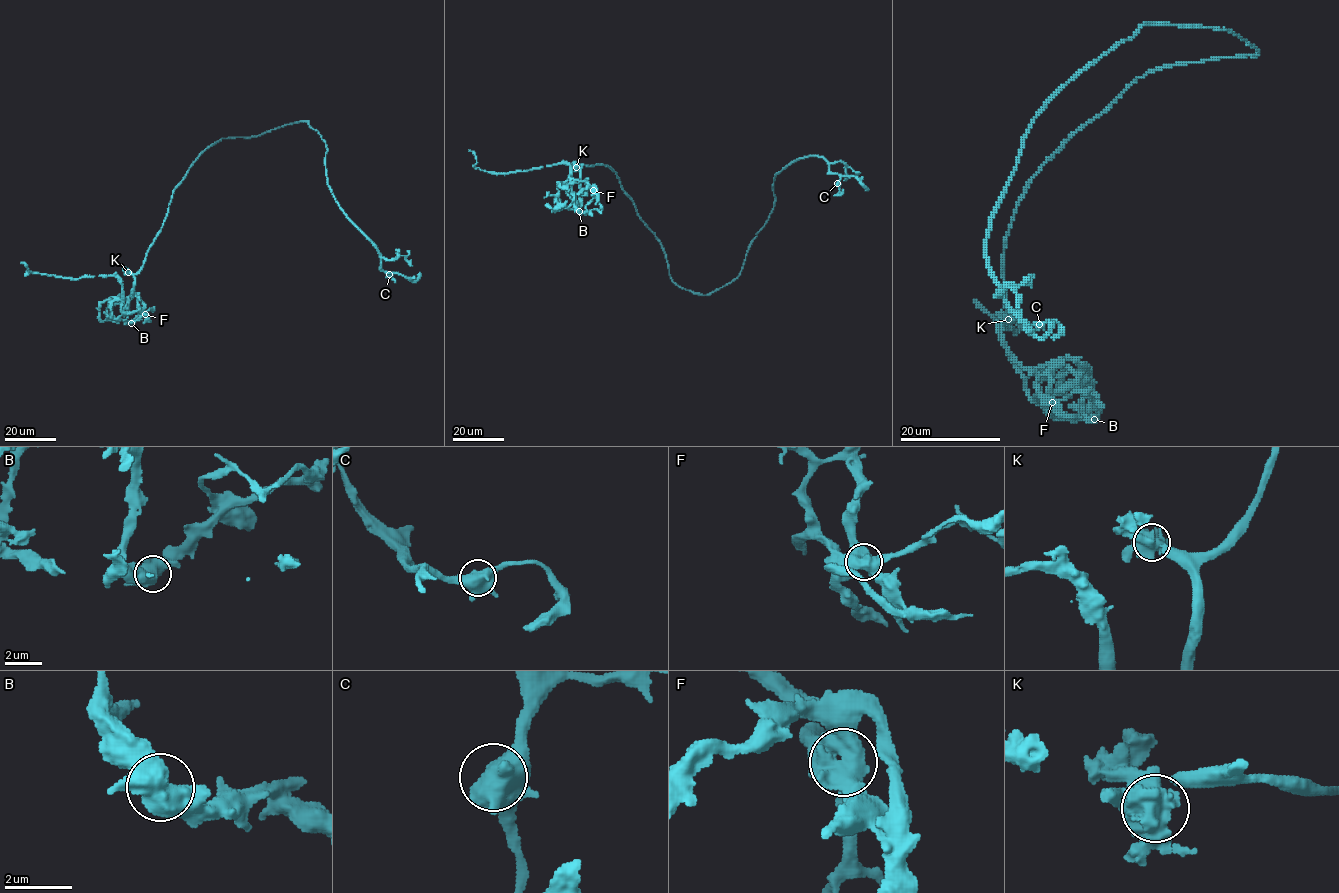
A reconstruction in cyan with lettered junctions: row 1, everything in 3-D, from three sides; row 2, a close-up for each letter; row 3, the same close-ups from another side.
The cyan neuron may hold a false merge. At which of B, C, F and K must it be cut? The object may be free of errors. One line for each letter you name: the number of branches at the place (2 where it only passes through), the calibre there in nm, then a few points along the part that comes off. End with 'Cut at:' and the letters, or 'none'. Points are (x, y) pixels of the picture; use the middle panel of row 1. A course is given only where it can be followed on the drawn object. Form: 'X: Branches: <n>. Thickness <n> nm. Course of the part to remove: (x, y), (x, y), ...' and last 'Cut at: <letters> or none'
F: Branches: 5. Thickness 650 nm. Course of the part to remove: (593, 190), (584, 181), (570, 177), (568, 164), (492, 173), (475, 168), (476, 156), (468, 150)
Cut at: F

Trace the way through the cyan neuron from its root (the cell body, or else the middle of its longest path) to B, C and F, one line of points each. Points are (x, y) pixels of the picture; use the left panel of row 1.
B: (213, 144), (199, 156), (173, 191), (161, 230), (148, 249), (142, 268), (134, 276), (126, 321), (131, 323)
C: (213, 144), (308, 121), (326, 144), (327, 181), (335, 201), (377, 249), (381, 267), (389, 274)
F: (213, 144), (199, 156), (173, 191), (161, 230), (134, 276), (133, 297), (143, 304), (145, 314)

